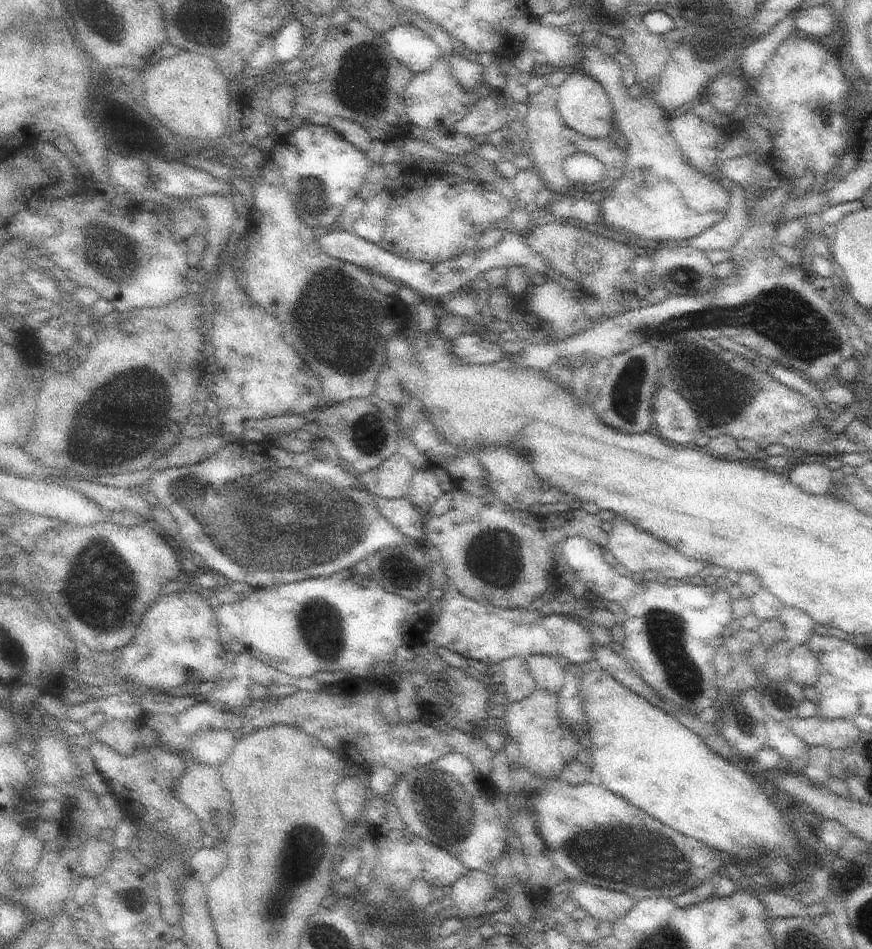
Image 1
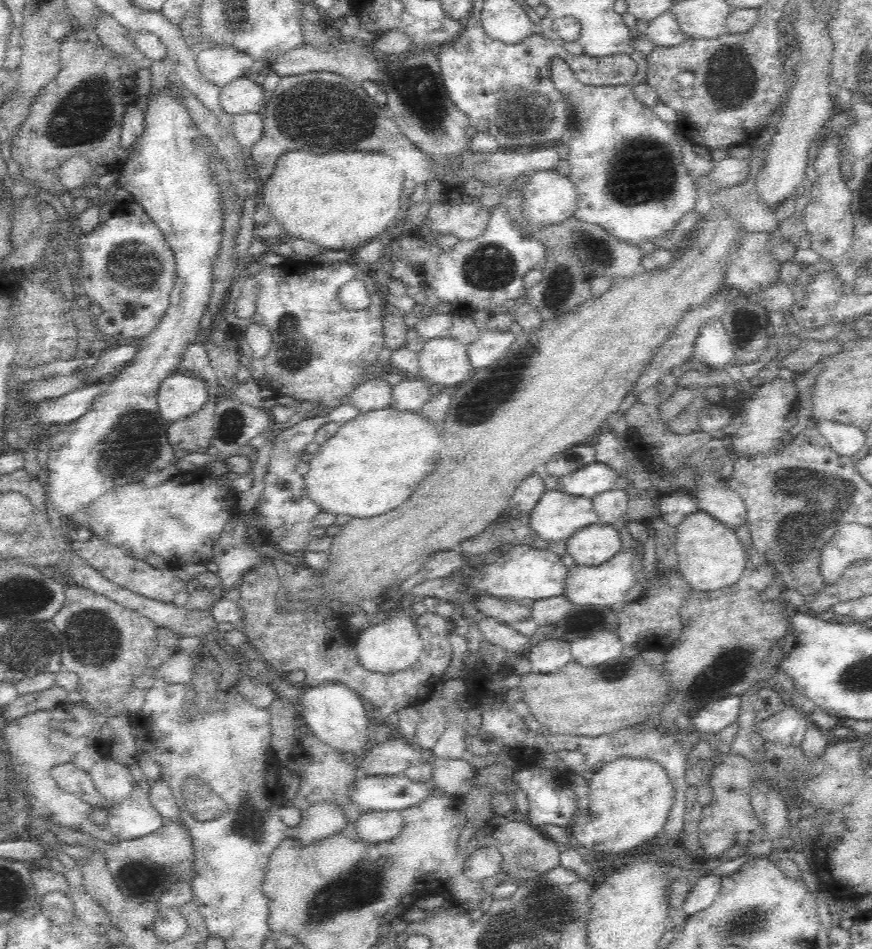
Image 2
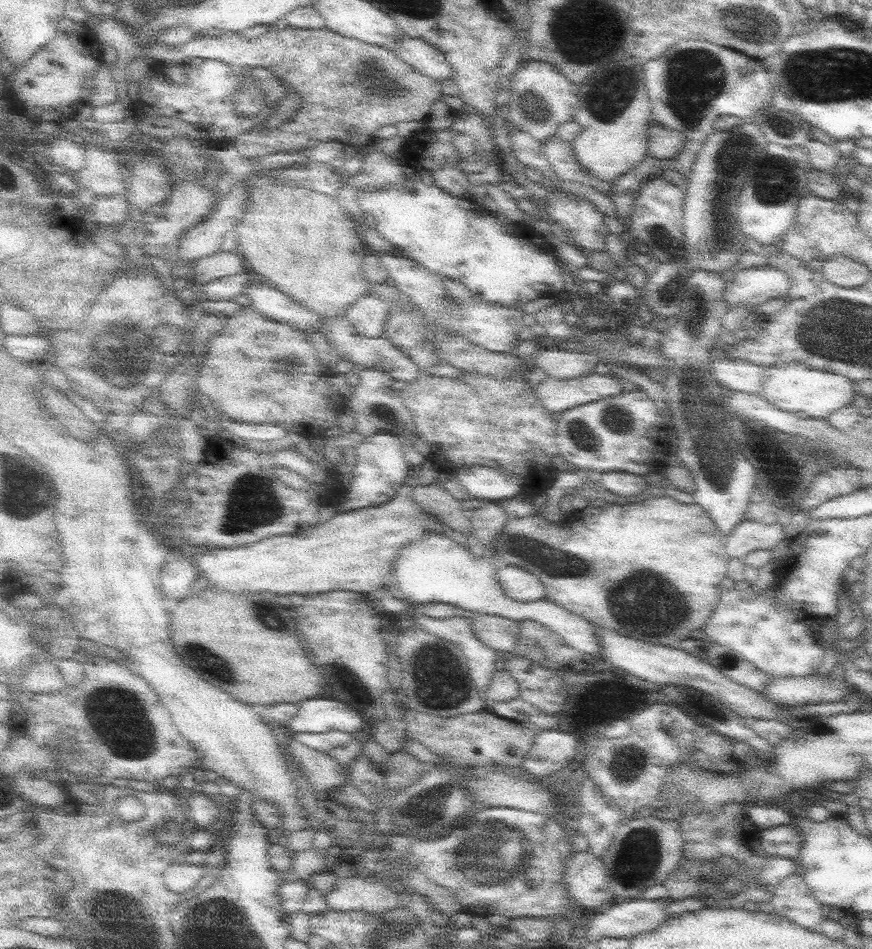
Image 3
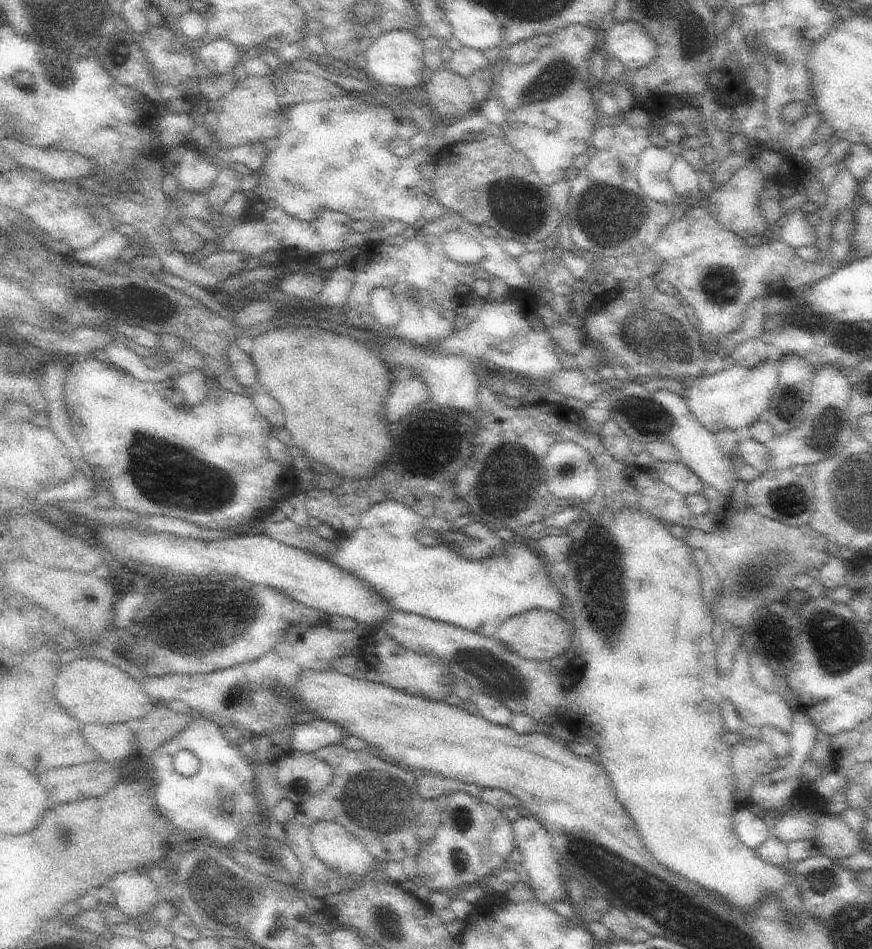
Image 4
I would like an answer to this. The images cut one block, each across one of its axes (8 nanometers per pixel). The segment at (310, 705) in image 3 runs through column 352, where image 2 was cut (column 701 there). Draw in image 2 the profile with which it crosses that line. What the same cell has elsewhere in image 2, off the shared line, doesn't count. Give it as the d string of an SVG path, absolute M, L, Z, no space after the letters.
M728 695L717 701L710 701L691 717L691 728L698 733L714 734L730 726L739 717L740 695Z

